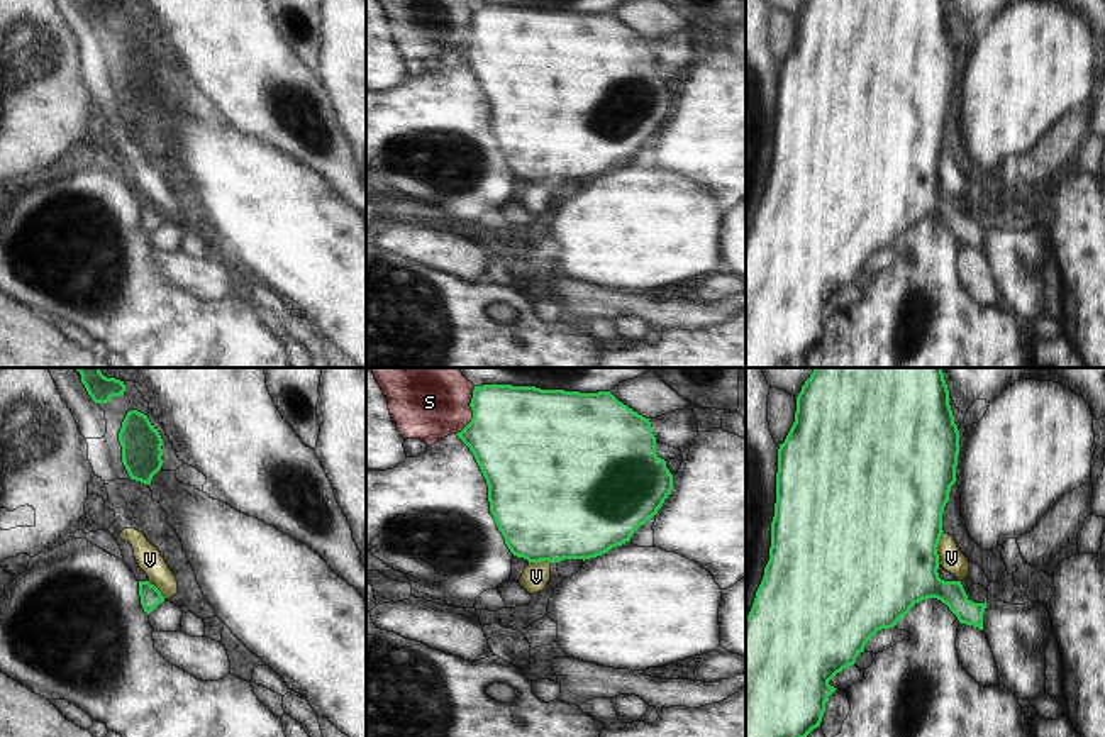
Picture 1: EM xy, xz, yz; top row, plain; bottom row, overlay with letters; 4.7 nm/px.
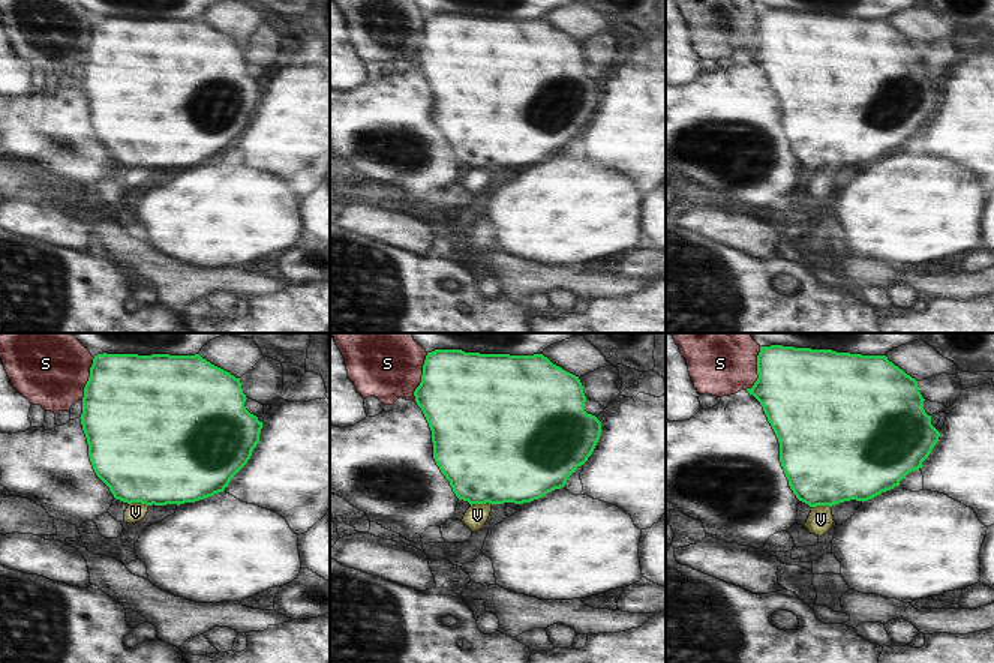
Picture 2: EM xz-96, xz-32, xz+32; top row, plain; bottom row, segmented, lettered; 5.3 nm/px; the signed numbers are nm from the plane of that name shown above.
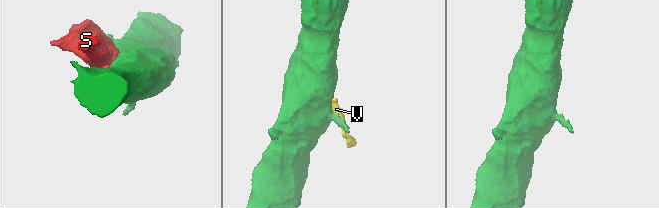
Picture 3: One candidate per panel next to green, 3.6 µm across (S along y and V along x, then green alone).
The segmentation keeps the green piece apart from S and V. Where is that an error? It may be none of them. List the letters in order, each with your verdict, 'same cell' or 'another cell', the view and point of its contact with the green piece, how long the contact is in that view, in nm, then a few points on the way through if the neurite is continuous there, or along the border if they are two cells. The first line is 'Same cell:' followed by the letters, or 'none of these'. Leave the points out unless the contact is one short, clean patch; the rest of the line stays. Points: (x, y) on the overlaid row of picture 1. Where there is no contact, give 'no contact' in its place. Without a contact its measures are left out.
Same cell: none of these
S: another cell | xz (471, 409) | 240 nm
V: another cell | yz (936, 548) | 160 nm | along yz (943, 531), (938, 541), (939, 563)

